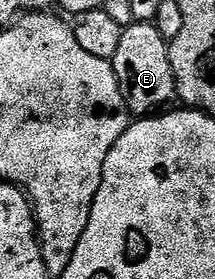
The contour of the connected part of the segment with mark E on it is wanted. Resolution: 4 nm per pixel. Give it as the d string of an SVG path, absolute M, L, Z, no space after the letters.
M134 22L124 28L119 37L119 49L111 62L130 116L149 117L164 108L161 107L164 103L174 102L177 86L171 69L169 43L153 23Z

